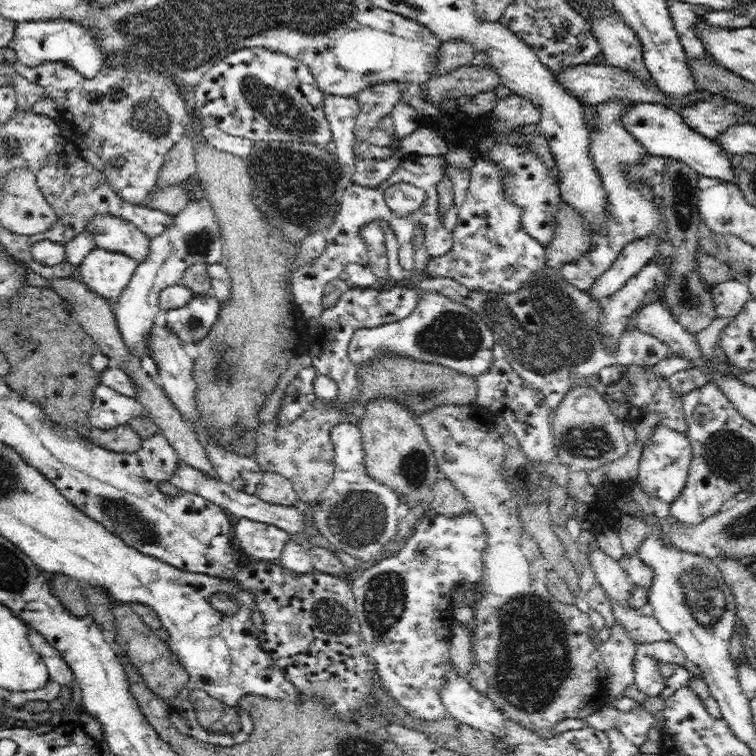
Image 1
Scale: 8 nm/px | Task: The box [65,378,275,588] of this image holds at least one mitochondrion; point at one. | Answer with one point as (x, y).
(119, 511)

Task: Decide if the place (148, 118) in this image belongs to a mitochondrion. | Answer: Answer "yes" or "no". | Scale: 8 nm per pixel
yes

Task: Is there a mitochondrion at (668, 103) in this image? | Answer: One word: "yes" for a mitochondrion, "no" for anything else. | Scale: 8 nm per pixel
no

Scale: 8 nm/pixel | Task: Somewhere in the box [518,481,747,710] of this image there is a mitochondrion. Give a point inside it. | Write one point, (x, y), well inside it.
(704, 600)

